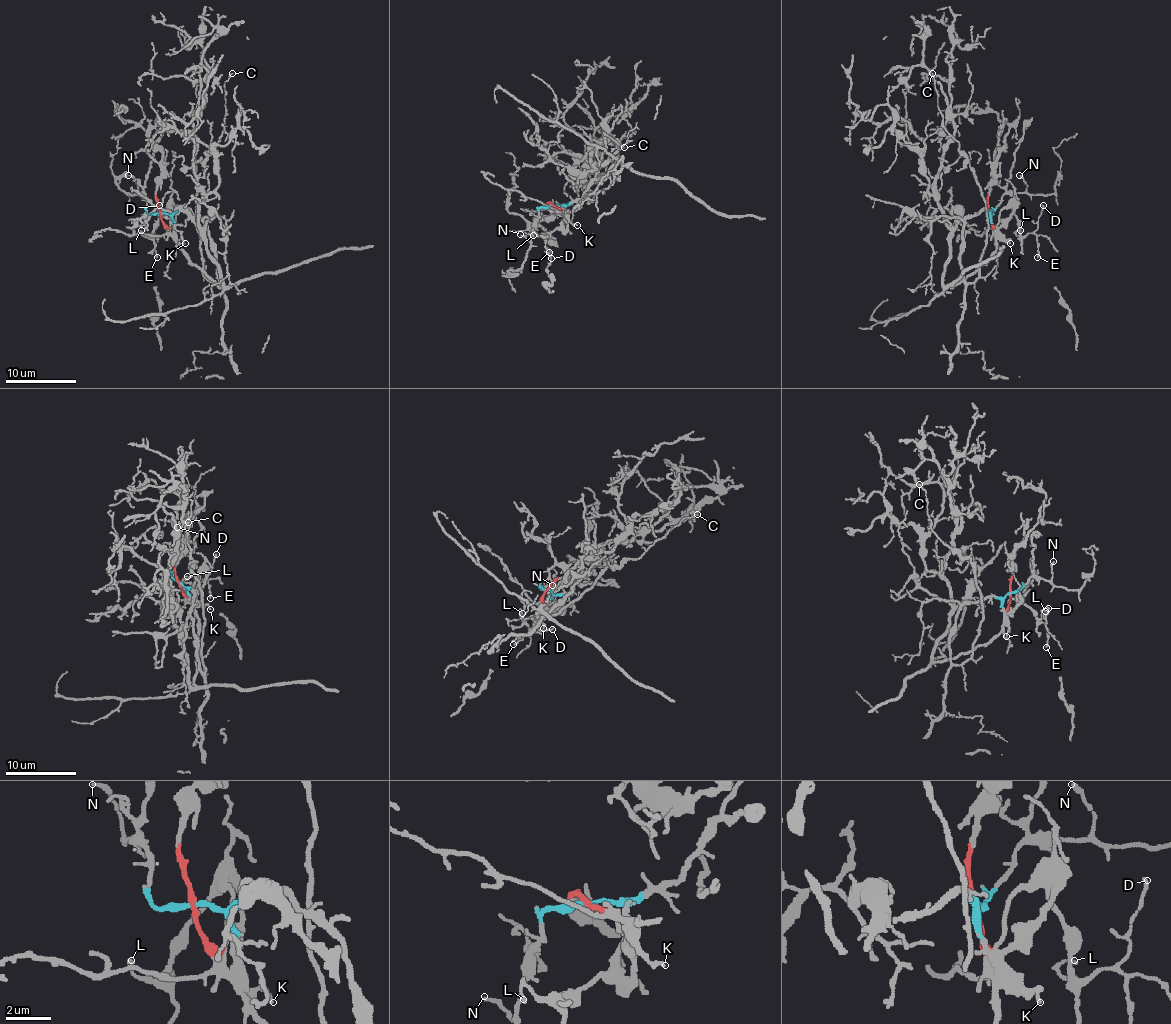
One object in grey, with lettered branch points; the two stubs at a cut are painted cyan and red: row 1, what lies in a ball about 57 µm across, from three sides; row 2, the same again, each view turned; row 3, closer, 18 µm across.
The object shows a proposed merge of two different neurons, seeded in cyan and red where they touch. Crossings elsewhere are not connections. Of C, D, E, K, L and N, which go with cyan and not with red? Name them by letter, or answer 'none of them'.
C, K, N

